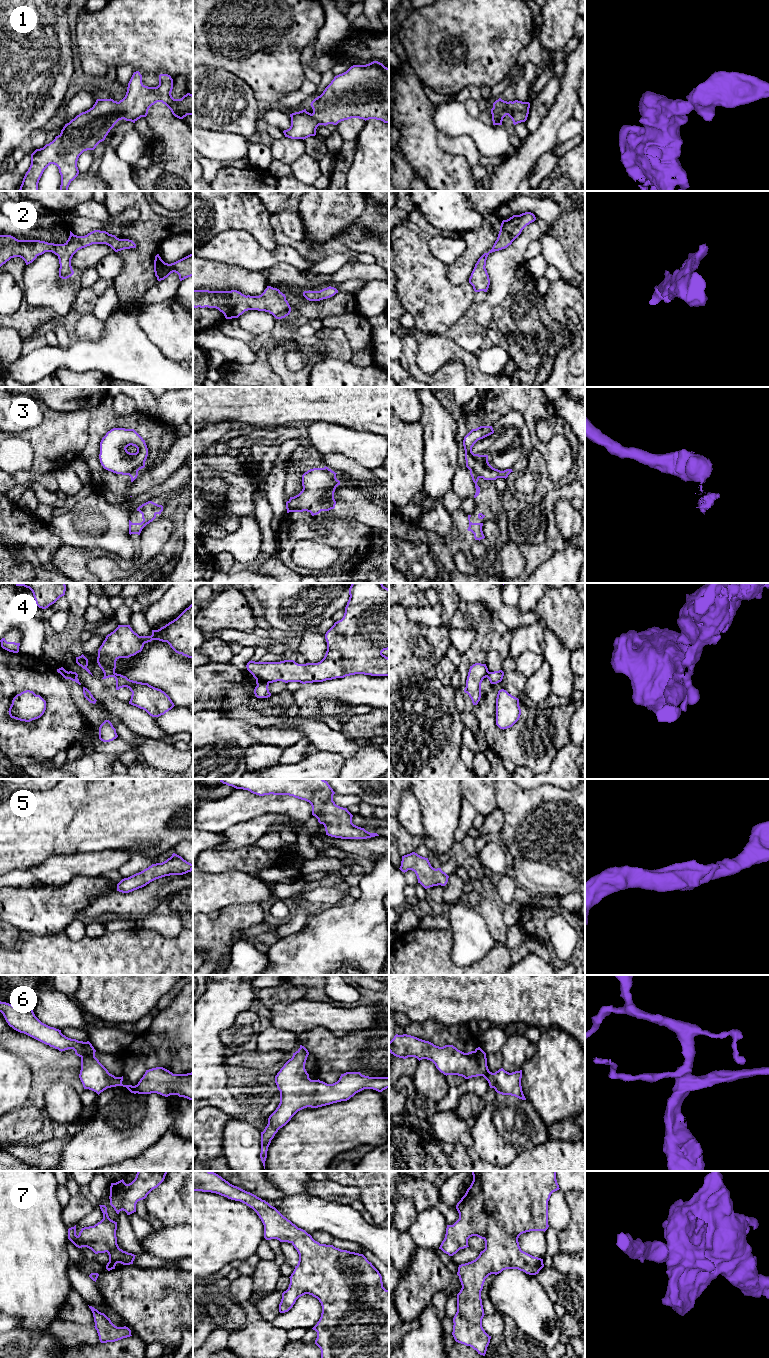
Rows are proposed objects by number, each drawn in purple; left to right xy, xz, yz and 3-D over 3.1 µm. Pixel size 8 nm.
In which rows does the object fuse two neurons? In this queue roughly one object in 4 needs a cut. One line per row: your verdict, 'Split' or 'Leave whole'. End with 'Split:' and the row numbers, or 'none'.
1: Leave whole
2: Leave whole
3: Split
4: Split
5: Leave whole
6: Leave whole
7: Leave whole
Split: 3, 4

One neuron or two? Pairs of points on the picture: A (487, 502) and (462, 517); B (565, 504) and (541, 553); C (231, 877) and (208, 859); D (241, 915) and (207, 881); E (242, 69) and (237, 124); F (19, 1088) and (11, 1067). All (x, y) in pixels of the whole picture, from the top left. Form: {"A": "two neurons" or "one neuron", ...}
{"A": "one neuron", "B": "two neurons", "C": "two neurons", "D": "two neurons", "E": "two neurons", "F": "one neuron"}

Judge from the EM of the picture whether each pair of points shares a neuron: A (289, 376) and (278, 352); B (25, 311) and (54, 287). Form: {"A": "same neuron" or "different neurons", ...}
{"A": "same neuron", "B": "different neurons"}

